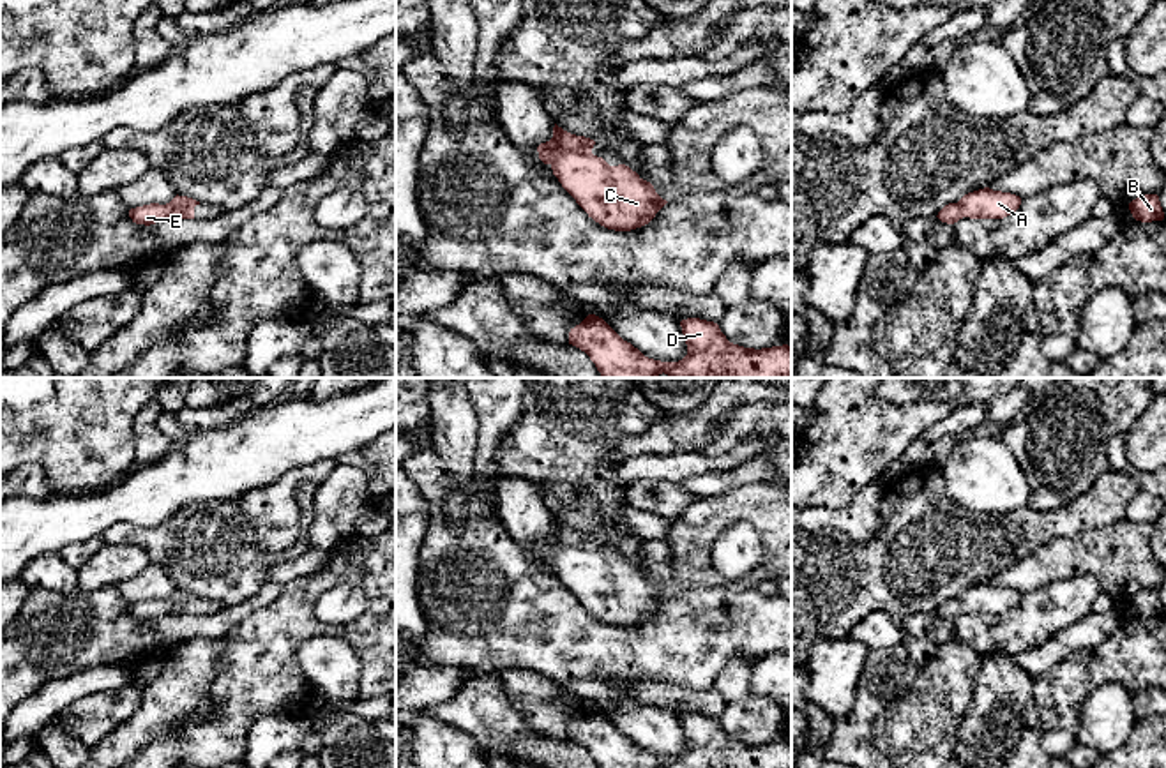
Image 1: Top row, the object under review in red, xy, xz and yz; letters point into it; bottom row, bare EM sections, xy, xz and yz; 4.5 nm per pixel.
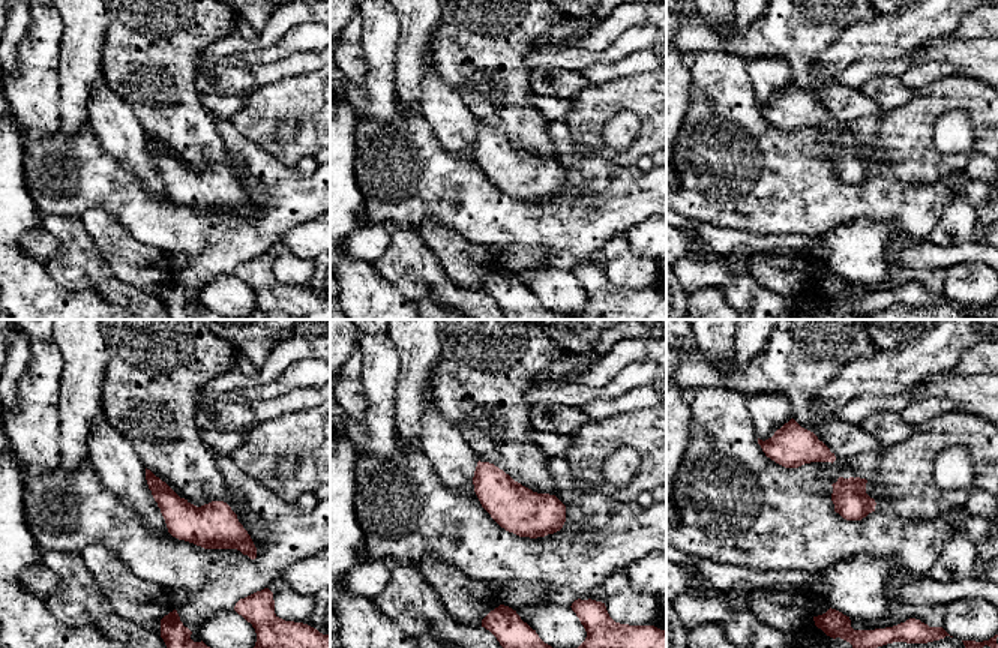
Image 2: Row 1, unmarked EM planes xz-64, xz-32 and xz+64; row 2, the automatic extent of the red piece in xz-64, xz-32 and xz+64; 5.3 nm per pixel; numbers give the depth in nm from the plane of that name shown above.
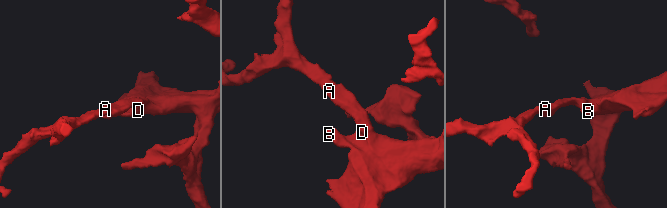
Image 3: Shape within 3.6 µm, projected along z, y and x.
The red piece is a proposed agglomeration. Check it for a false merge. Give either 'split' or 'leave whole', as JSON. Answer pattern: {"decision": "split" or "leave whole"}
{"decision": "leave whole"}

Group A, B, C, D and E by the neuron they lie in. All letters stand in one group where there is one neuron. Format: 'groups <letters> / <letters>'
groups A B C D E

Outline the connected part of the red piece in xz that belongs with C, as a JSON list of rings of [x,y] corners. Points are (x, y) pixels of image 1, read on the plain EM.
[[[555,519],[553,533],[537,542],[562,583],[595,618],[615,627],[648,620],[668,599],[625,560],[610,561],[592,549],[595,537]]]

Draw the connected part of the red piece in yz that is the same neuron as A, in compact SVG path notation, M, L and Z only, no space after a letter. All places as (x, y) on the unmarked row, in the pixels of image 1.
M989 583L965 590L958 599L949 599L938 607L938 614L954 620L963 613L970 614L1003 614L1016 607L1021 593Z

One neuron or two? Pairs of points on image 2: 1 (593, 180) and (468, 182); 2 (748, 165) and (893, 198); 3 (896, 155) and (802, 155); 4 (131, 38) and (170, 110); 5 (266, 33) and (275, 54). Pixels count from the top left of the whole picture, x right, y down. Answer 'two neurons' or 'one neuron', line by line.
1: one neuron
2: one neuron
3: two neurons
4: one neuron
5: two neurons

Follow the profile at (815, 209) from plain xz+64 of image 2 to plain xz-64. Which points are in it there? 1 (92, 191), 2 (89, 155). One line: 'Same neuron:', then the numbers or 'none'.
Same neuron: 1, 2

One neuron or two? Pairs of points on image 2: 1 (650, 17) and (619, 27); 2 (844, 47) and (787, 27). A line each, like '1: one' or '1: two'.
1: one
2: two

